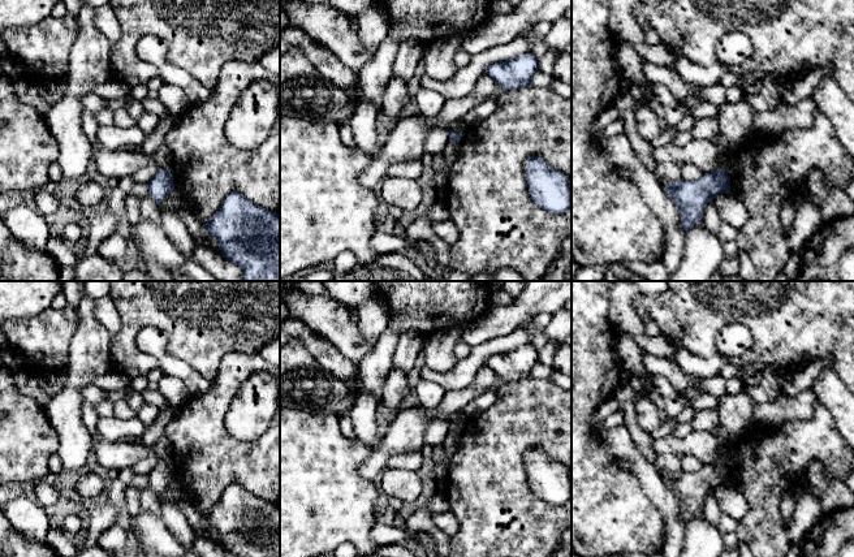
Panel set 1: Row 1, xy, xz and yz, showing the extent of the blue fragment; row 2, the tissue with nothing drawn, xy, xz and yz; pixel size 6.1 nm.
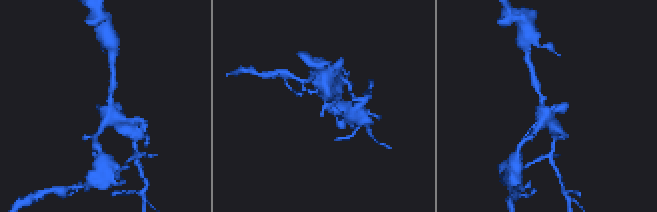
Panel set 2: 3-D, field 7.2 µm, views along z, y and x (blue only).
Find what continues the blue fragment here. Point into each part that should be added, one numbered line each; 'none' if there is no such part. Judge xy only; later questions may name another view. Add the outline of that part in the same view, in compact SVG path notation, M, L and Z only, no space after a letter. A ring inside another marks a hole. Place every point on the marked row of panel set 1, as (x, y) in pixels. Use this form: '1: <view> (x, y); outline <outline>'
none

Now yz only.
none

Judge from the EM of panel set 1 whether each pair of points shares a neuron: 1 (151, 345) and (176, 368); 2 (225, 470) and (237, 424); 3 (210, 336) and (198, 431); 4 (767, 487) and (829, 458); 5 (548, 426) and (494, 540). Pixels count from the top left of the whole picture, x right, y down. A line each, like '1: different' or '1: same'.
1: same
2: different
3: different
4: same
5: same

